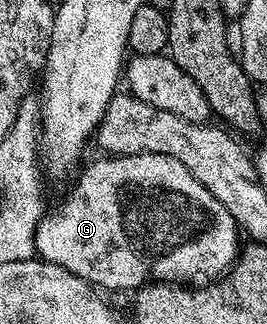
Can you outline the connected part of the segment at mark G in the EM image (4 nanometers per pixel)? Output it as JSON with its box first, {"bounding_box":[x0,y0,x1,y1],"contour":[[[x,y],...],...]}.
{"bounding_box":[34,151,240,292],"contour":[[[147,151],[142,152],[141,155],[119,155],[117,157],[101,158],[96,160],[95,163],[88,164],[86,168],[83,166],[77,172],[77,175],[79,174],[78,180],[71,185],[70,192],[67,193],[66,200],[59,205],[58,211],[52,212],[51,215],[50,212],[43,214],[41,221],[38,222],[34,249],[41,258],[48,263],[60,265],[68,273],[80,277],[84,282],[93,285],[95,288],[103,289],[102,287],[107,287],[110,291],[131,290],[130,292],[133,292],[135,289],[145,287],[147,283],[155,281],[190,281],[186,279],[210,281],[223,273],[229,272],[240,255],[240,242],[238,243],[240,228],[238,222],[234,220],[232,213],[228,213],[228,209],[224,209],[224,205],[220,205],[220,201],[216,201],[216,197],[212,197],[212,193],[208,193],[208,189],[204,189],[204,185],[200,185],[200,181],[191,171],[184,169],[184,165],[180,165],[180,161],[176,161],[167,155],[157,155]]]}

